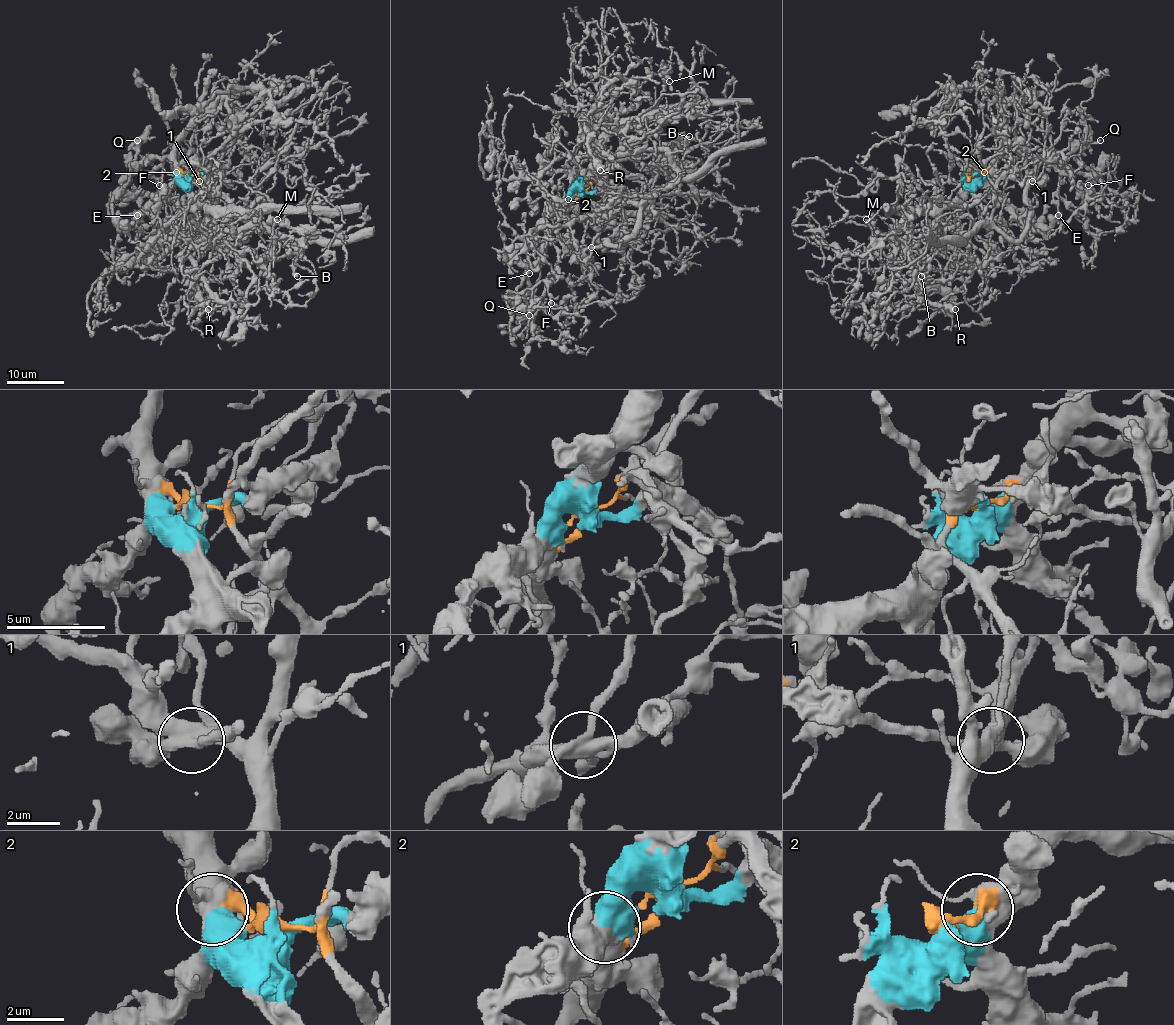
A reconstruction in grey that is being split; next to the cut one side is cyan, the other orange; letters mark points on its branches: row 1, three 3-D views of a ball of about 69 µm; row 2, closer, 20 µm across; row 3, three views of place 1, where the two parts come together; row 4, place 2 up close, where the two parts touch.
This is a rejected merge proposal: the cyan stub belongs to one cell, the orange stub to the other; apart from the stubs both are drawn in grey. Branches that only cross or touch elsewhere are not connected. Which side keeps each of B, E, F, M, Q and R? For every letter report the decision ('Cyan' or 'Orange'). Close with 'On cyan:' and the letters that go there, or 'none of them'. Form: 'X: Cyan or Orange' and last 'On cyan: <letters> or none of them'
B: Orange
E: Cyan
F: Orange
M: Orange
Q: Cyan
R: Cyan
On cyan: E, Q, R

